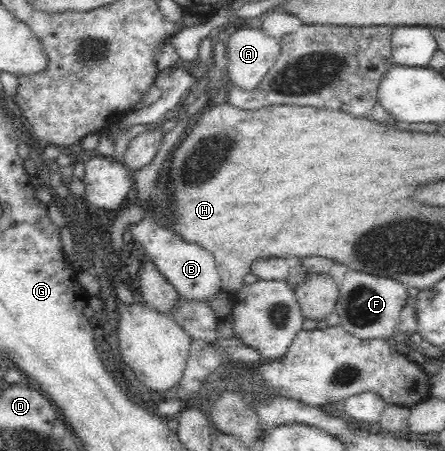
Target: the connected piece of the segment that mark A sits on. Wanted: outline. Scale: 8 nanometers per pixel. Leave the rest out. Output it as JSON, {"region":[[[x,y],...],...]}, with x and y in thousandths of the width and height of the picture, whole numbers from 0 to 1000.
{"region":[[[584,62],[533,64],[510,84],[508,133],[510,151],[503,160],[517,175],[521,191],[566,202],[593,175],[631,115],[631,100],[622,82],[598,78]]]}

